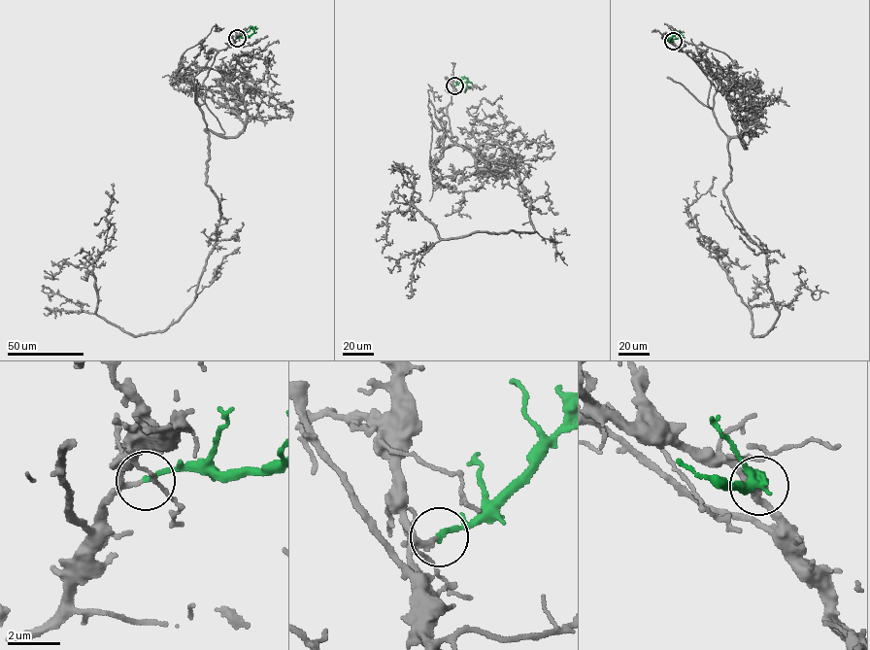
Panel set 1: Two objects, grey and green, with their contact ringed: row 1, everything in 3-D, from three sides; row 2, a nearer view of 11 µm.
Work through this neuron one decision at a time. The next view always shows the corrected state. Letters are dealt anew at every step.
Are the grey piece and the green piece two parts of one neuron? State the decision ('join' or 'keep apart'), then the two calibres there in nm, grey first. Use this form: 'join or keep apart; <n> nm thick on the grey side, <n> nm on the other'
join; 140 nm thick on the grey side, 200 nm on the other

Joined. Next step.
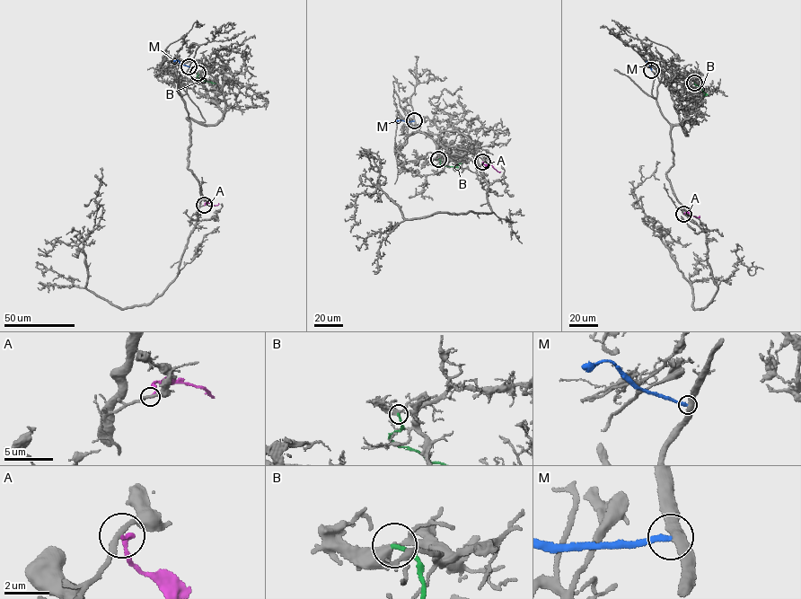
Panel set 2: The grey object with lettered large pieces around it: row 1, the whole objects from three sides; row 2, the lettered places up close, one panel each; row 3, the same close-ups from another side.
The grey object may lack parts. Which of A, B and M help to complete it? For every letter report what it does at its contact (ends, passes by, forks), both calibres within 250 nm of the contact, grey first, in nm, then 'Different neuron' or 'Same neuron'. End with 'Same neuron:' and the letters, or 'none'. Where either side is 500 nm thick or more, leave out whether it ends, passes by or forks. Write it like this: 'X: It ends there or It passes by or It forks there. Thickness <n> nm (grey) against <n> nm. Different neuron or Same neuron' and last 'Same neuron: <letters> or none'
A: It ends there. Thickness 240 nm (grey) against 190 nm. Different neuron
B: It ends there. Thickness 380 nm (grey) against 180 nm. Different neuron
M: It ends there. Thickness 400 nm (grey) against 220 nm. Different neuron
Same neuron: none

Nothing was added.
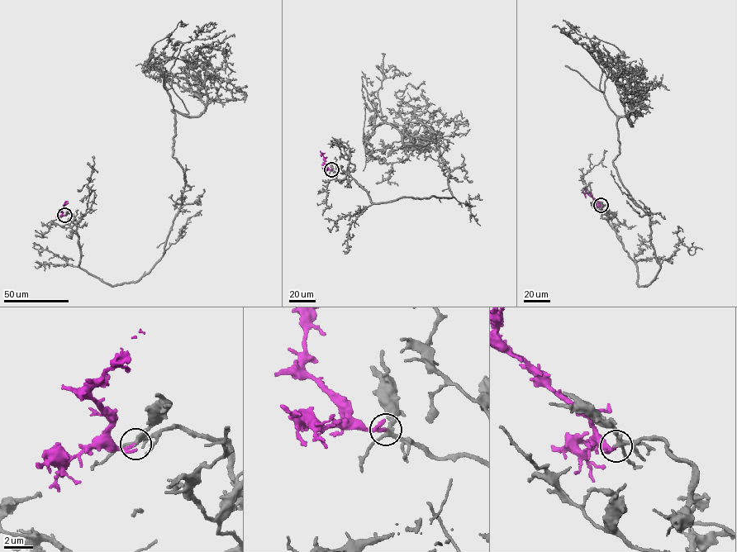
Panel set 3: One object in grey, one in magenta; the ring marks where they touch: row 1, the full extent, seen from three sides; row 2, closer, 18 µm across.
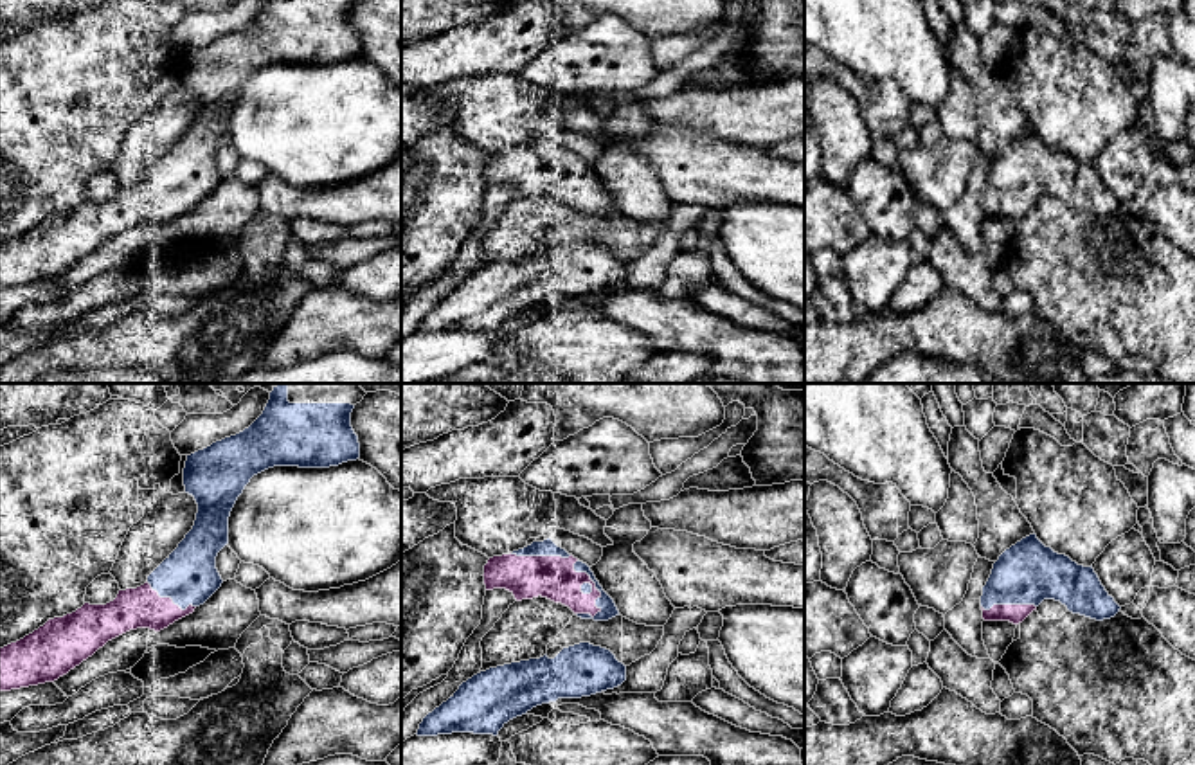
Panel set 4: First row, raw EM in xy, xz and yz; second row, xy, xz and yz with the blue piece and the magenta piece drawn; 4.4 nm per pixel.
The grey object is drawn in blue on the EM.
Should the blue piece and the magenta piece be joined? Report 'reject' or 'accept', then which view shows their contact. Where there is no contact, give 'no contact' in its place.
accept; meets blue in xz

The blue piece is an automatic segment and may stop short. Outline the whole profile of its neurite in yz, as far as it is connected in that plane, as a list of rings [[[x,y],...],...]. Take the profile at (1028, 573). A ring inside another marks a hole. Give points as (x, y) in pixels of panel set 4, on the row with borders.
[[[1029,535],[1006,549],[993,563],[992,574],[983,587],[981,610],[984,621],[1022,623],[1044,599],[1055,599],[1069,612],[1096,621],[1110,619],[1119,612],[1119,605],[1105,590],[1092,565],[1083,567],[1065,554],[1046,547],[1037,535]]]

